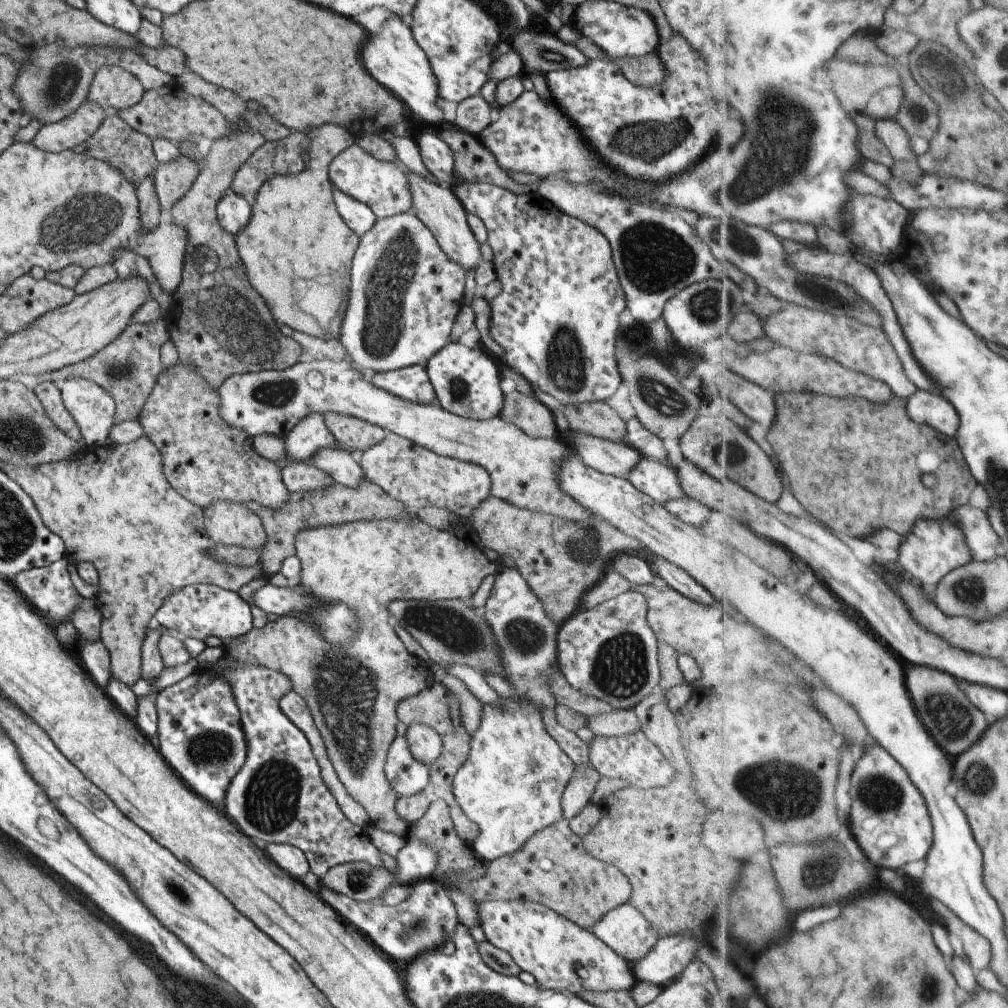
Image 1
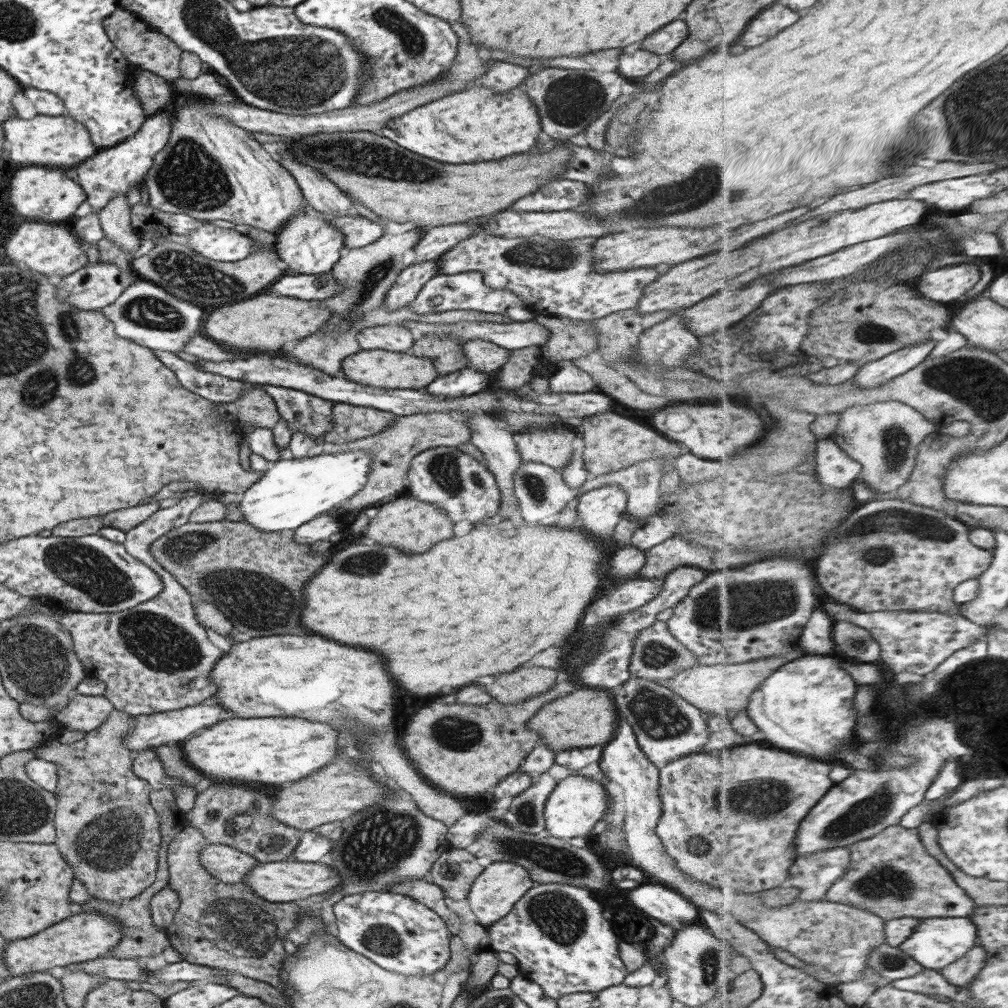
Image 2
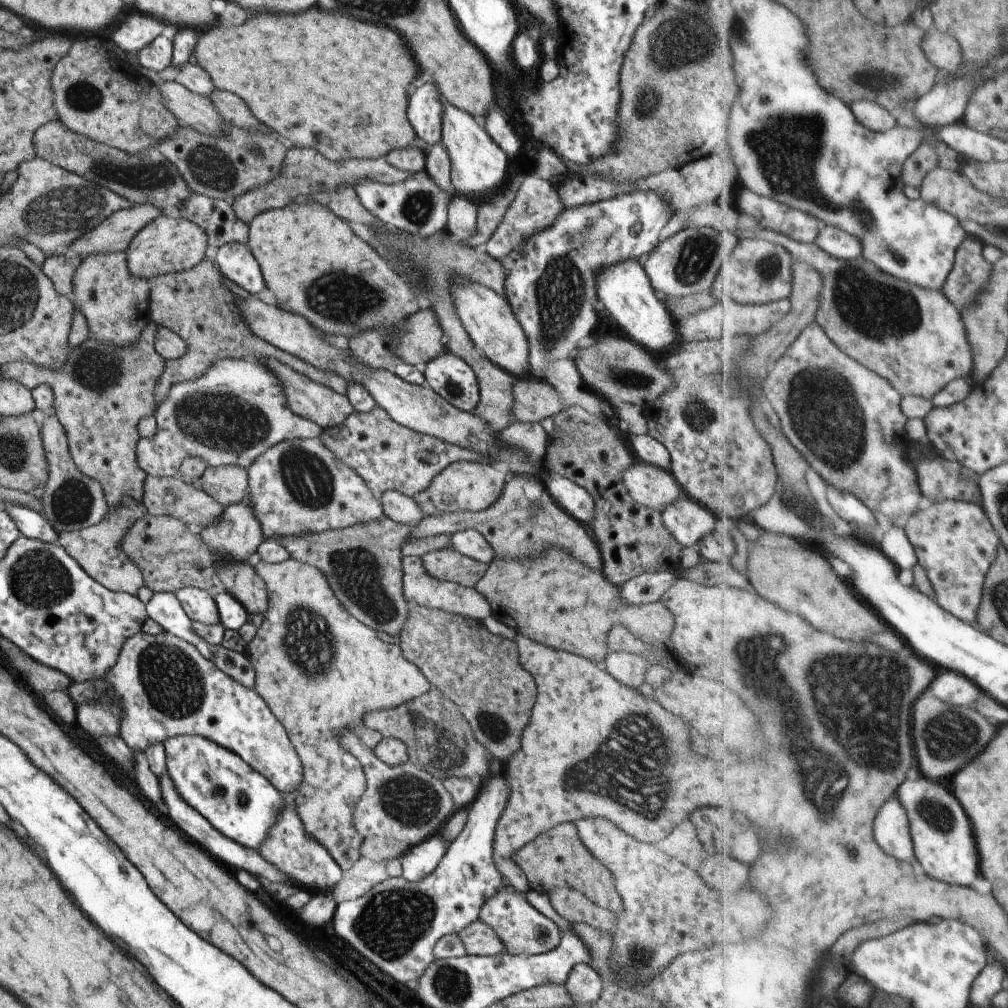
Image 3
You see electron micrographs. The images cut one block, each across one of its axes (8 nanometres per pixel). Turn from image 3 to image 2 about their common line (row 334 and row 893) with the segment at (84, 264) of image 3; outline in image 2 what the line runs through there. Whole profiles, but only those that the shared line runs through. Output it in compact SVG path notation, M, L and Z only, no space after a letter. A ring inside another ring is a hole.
M112 709L103 724L87 732L81 740L59 744L52 739L30 750L33 758L57 764L57 785L53 790L56 802L53 843L59 854L70 864L74 880L81 883L91 897L111 901L116 906L137 896L155 881L161 843L159 819L148 802L151 787L131 771L133 757L123 744L132 722L133 715Z

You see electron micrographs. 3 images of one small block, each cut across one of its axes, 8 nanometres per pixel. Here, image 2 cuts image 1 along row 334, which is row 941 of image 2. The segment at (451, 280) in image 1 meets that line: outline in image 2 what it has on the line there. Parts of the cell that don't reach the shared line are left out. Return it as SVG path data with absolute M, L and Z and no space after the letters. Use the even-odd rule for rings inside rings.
M388 890L367 891L350 894L334 903L332 912L337 927L336 939L341 945L365 956L381 968L400 975L423 977L443 968L450 959L450 937L445 923L430 908L407 896L391 893Z

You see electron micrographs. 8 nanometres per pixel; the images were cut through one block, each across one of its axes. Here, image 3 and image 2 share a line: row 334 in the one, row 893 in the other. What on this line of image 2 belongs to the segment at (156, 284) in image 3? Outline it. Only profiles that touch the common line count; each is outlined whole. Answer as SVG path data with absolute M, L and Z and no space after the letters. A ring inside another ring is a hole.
M184 825L183 830L168 843L166 859L169 881L167 881L167 888L172 888L180 900L171 924L163 930L170 946L179 952L183 961L241 974L241 976L265 982L276 989L281 988L284 984L280 979L280 966L286 956L283 951L283 940L288 931L299 921L298 914L302 912L301 909L293 902L271 903L257 896L243 883L224 884L213 878L211 874L207 874L198 857L200 850L207 844L200 830L191 825Z

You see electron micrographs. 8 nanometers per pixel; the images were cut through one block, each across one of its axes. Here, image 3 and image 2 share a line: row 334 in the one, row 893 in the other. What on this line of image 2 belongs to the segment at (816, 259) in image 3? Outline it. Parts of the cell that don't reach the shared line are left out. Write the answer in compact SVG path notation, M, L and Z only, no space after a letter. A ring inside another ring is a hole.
M896 824L873 838L855 842L851 849L850 870L833 885L827 901L868 910L886 921L913 917L959 918L973 916L977 904L954 880L951 871L923 844L919 832Z

